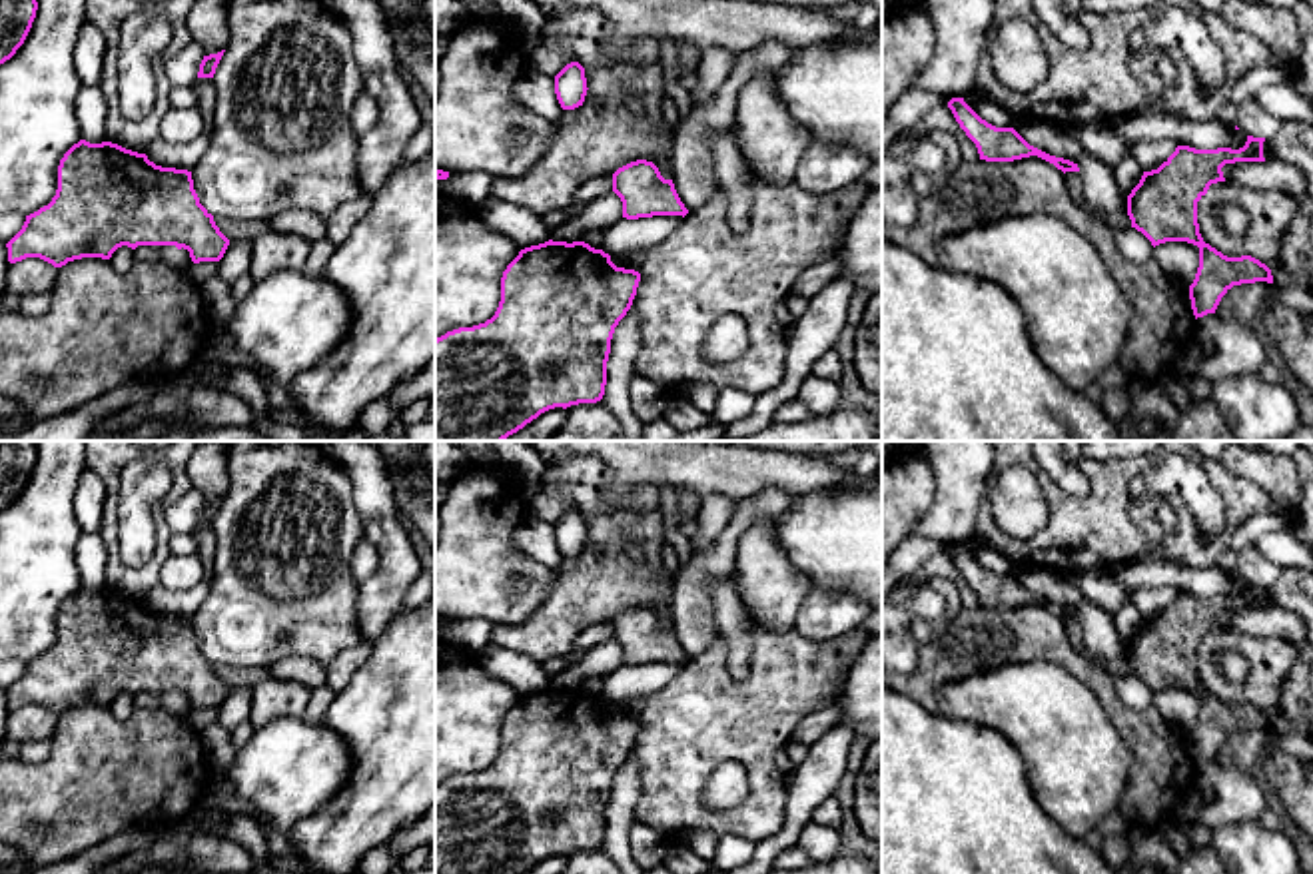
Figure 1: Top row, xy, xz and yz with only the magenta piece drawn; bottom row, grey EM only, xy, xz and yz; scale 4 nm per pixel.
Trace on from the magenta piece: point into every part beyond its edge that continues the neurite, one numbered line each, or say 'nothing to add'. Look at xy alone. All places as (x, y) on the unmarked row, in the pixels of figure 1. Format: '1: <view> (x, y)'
nothing to add

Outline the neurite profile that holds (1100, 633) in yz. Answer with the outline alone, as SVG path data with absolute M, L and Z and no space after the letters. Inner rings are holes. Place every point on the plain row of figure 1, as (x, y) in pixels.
M1018 565L1014 577L1034 595L1074 609L1084 627L1084 641L1090 653L1117 662L1127 658L1127 643L1119 637L1111 615L1084 597L1066 577L1042 567Z

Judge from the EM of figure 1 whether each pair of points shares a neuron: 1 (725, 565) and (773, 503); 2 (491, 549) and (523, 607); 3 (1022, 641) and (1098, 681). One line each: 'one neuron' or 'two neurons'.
1: one neuron
2: one neuron
3: one neuron

